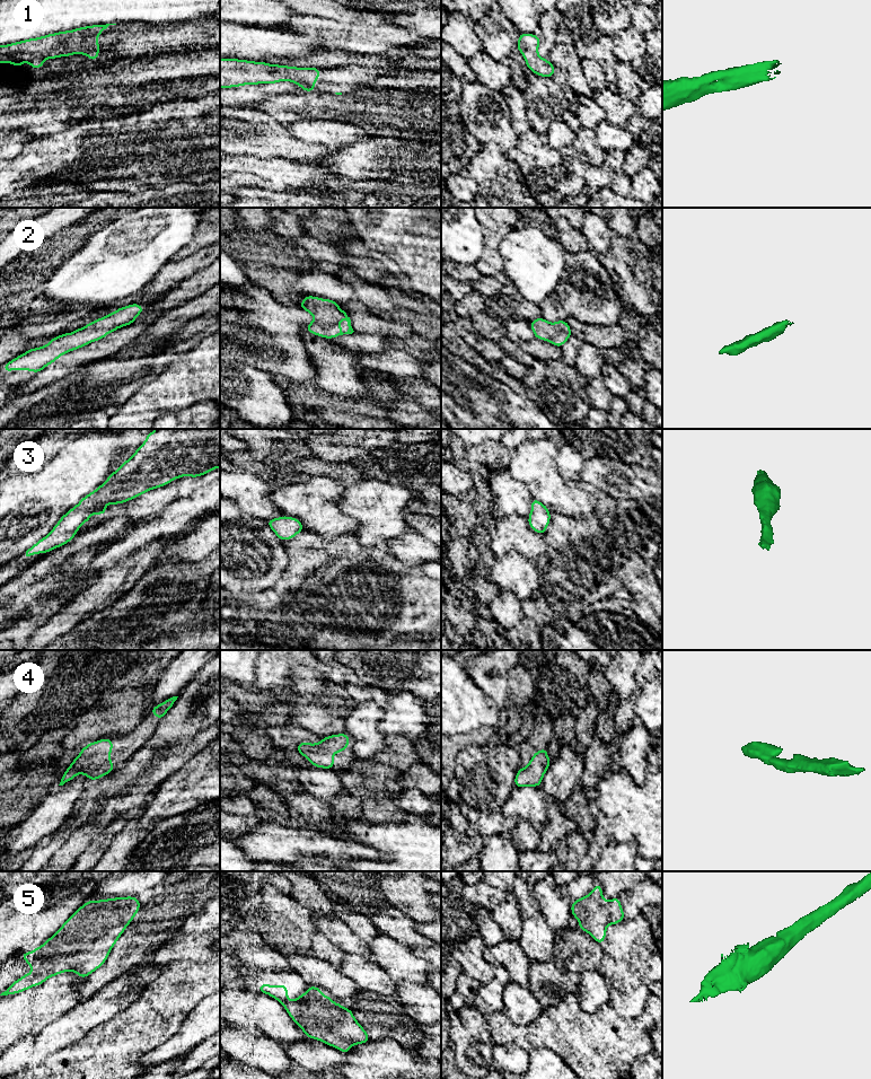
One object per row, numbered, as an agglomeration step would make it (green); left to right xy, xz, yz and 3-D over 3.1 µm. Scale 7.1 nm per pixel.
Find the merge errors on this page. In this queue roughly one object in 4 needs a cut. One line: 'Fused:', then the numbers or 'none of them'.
Fused: none of them

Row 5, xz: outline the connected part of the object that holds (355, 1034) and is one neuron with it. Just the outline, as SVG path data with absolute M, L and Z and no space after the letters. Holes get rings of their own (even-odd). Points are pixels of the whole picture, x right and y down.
M258 985L258 991L280 1001L292 1020L314 1039L347 1053L352 1045L370 1041L367 1032L353 1017L351 1009L333 1002L317 986L310 986L296 1000L288 999L287 985Z

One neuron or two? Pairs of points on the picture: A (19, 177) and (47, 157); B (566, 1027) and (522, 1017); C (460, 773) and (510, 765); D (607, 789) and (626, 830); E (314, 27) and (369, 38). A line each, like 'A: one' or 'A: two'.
A: one
B: two
C: one
D: one
E: one

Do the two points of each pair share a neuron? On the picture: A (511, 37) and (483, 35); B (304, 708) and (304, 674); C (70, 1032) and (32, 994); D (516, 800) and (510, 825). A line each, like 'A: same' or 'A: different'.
A: same
B: same
C: different
D: different

